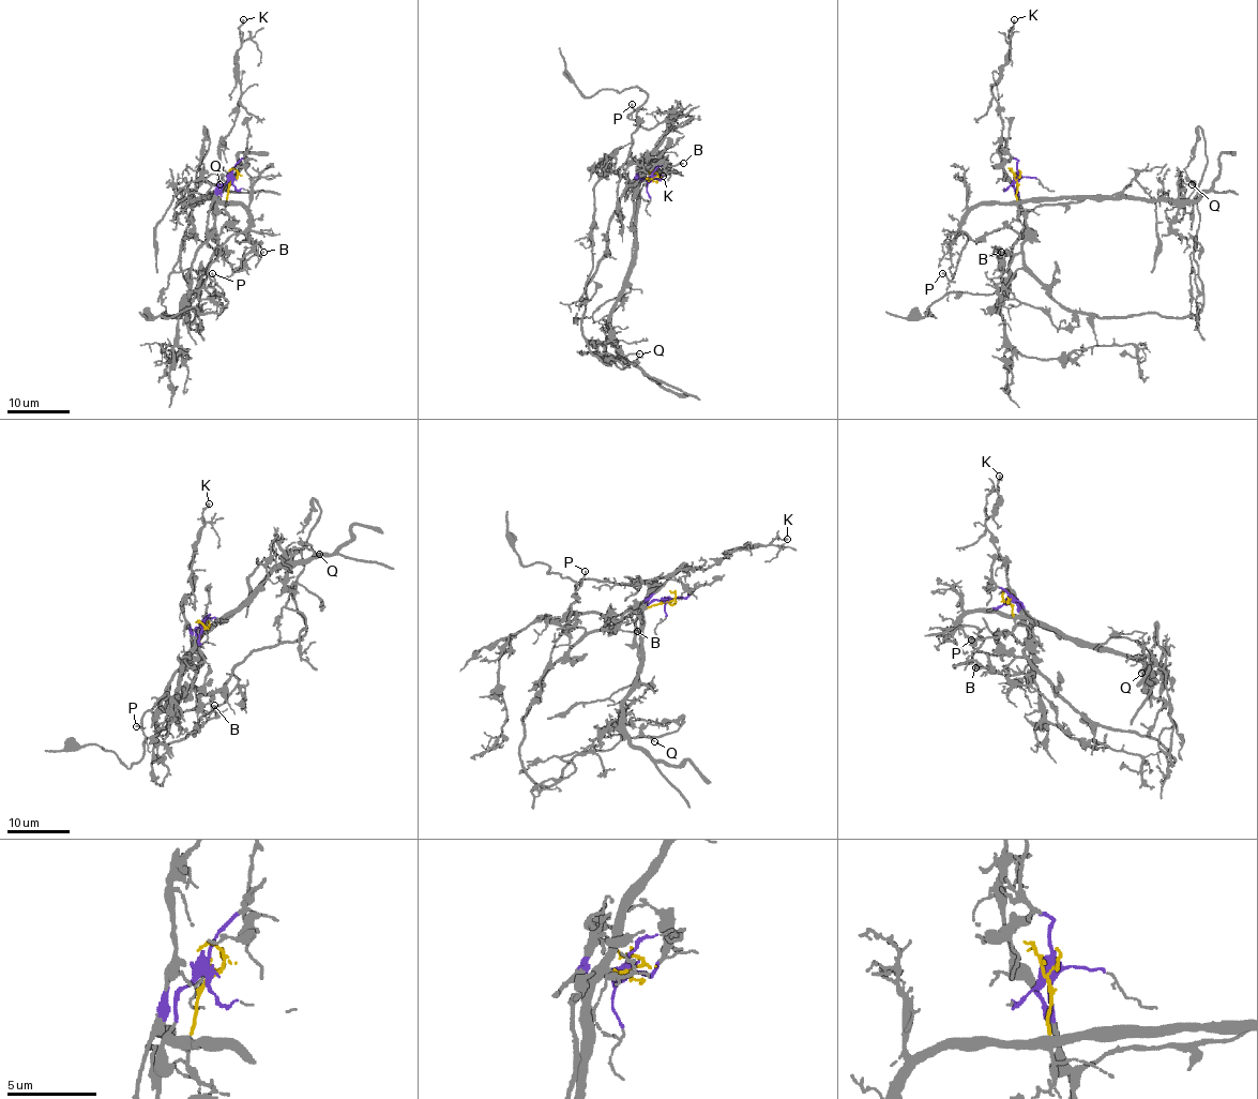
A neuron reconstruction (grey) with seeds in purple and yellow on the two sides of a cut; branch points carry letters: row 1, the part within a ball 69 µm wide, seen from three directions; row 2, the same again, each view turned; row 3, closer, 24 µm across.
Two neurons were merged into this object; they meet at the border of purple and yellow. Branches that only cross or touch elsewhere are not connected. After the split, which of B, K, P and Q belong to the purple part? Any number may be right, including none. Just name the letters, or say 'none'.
B, K, Q

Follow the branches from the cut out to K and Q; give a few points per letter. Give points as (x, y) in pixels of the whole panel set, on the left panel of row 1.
K: (232, 178), (218, 189), (220, 141), (235, 124), (240, 91), (239, 27), (243, 19)
Q: (232, 178), (199, 290), (181, 317), (162, 317), (188, 302), (191, 195), (220, 183)

